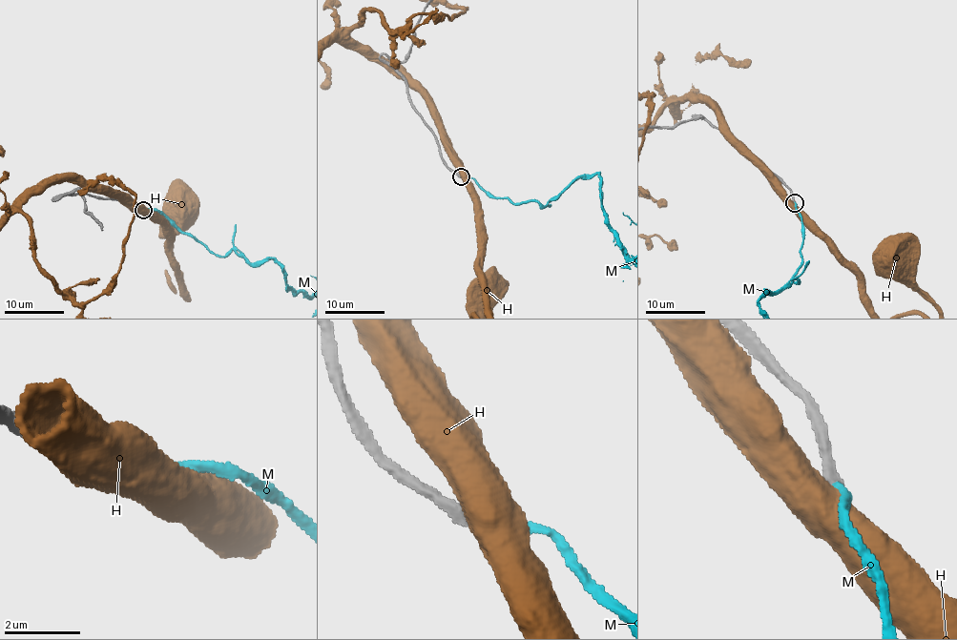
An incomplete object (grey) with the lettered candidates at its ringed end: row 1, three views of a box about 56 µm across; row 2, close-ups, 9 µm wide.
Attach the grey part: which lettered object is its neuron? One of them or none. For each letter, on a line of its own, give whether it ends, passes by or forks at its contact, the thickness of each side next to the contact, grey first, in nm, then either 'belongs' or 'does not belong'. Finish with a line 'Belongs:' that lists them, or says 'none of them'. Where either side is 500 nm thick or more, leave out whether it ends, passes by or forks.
H: 320/850 nm | does not belong
M: it ends | 280/240 nm | belongs
Belongs: M

